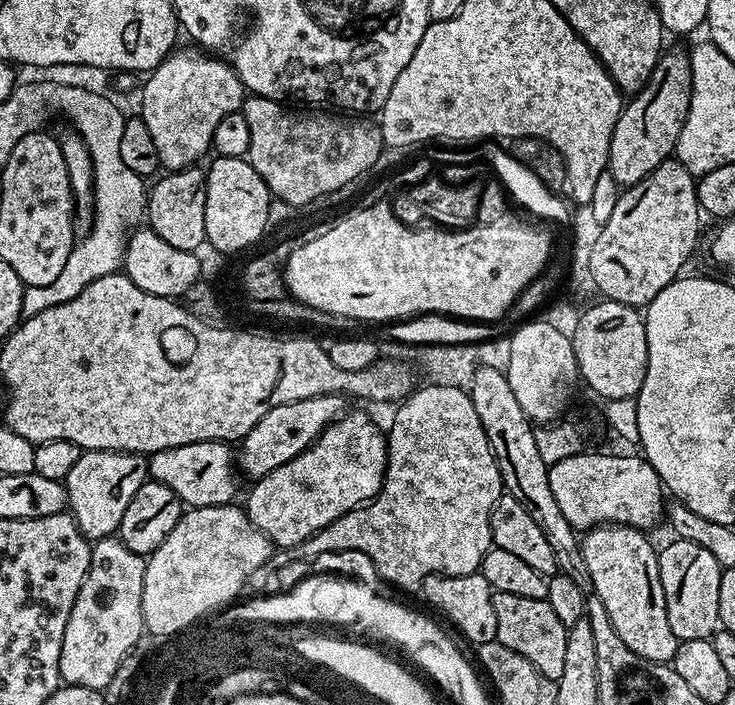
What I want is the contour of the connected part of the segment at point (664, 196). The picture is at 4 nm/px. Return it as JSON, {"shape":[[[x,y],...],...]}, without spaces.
{"shape":[[[669,158],[642,182],[619,193],[614,212],[603,224],[590,258],[595,291],[603,299],[643,309],[685,271],[684,263],[700,240],[702,209],[696,197],[697,183],[697,177],[684,164]]]}

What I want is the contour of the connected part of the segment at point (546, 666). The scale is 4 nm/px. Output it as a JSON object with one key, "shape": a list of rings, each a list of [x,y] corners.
{"shape":[[[492,593],[494,614],[498,614],[498,630],[495,640],[502,646],[510,646],[522,658],[531,664],[546,678],[559,680],[562,666],[566,663],[566,642],[568,641],[568,628],[558,622],[558,614],[550,610],[547,600],[538,598],[522,598],[519,594]]]}

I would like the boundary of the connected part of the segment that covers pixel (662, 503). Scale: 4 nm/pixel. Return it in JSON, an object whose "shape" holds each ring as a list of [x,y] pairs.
{"shape":[[[583,450],[574,457],[562,459],[548,469],[550,491],[558,501],[566,522],[577,530],[599,528],[605,524],[624,524],[627,528],[649,530],[656,523],[661,523],[666,512],[666,489],[660,483],[660,475],[650,466],[650,462],[643,455],[636,456],[607,456],[604,452],[590,452]]]}

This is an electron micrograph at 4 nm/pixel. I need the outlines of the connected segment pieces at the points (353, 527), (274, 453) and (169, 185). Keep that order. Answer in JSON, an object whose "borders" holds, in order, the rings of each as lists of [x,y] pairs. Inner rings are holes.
{"borders":[[[[425,383],[423,387],[404,397],[394,426],[386,433],[388,468],[375,500],[342,514],[298,546],[276,548],[270,557],[271,567],[284,568],[295,560],[312,560],[327,552],[361,552],[382,579],[400,588],[416,589],[428,576],[461,576],[479,569],[482,558],[493,547],[490,518],[504,492],[498,462],[474,411],[472,397],[463,387],[454,389],[432,383]]],[[[311,396],[298,402],[286,402],[274,406],[274,410],[266,413],[261,420],[244,435],[238,444],[238,468],[241,473],[249,476],[249,481],[255,482],[270,474],[283,464],[289,464],[298,454],[302,454],[318,439],[334,421],[345,415],[345,397]]],[[[193,166],[191,168],[182,168],[169,171],[161,175],[155,181],[156,185],[151,185],[150,191],[146,196],[146,220],[153,232],[156,232],[160,238],[170,246],[178,250],[187,252],[196,252],[200,247],[206,244],[206,190],[204,182],[206,172],[203,167]]]]}

